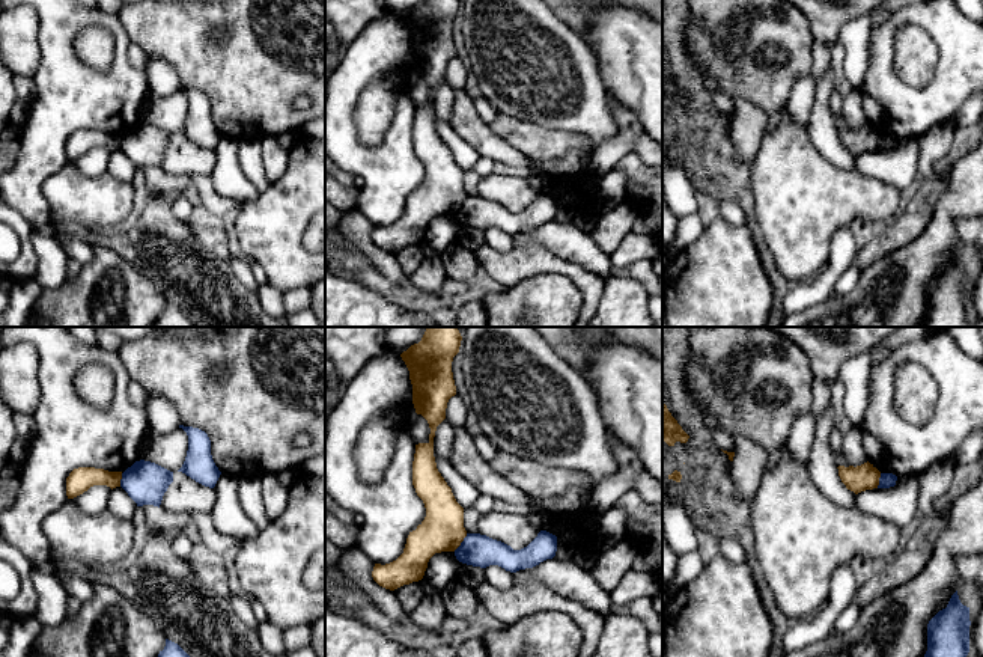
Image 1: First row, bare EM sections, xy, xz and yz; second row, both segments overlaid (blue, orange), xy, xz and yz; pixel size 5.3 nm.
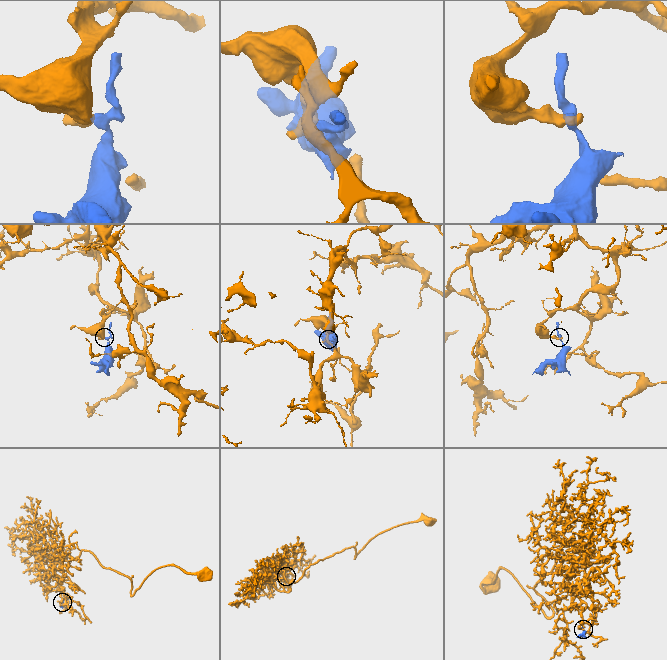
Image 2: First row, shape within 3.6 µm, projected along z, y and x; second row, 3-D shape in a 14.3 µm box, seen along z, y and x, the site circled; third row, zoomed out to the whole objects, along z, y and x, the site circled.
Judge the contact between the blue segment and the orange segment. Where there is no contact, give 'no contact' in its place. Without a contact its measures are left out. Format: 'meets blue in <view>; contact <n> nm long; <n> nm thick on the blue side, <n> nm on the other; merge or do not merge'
meets blue in xz; contact 120 nm long; 180 nm thick on the blue side, 220 nm on the other; do not merge

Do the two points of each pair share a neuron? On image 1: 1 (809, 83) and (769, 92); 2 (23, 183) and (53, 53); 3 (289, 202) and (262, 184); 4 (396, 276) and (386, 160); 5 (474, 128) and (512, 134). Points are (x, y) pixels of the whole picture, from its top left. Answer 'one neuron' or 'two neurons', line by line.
1: two neurons
2: one neuron
3: two neurons
4: two neurons
5: two neurons

